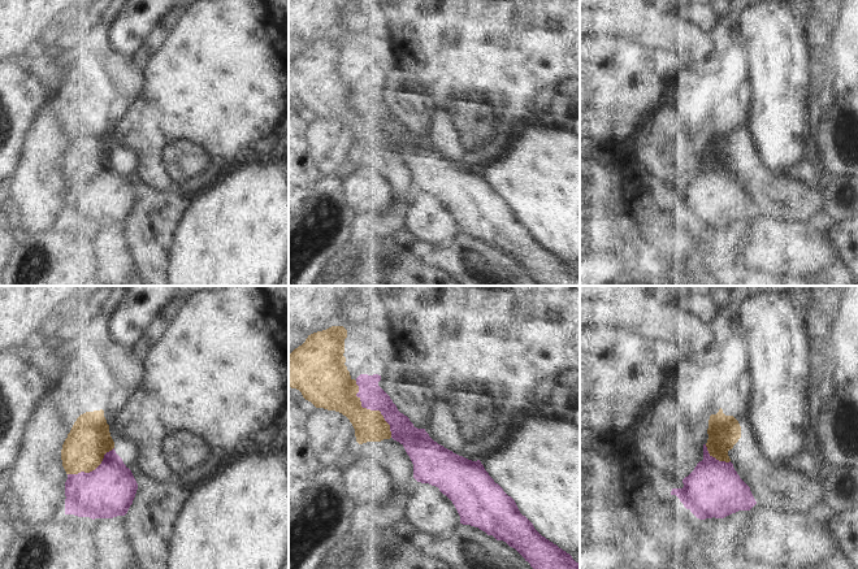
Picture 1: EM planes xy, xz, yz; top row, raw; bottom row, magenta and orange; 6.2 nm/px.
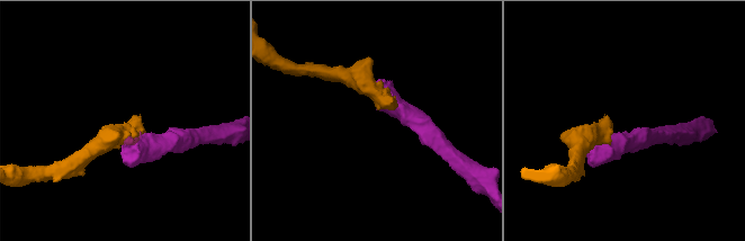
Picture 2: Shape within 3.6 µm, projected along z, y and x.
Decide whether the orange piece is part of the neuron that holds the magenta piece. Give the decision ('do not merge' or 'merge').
do not merge

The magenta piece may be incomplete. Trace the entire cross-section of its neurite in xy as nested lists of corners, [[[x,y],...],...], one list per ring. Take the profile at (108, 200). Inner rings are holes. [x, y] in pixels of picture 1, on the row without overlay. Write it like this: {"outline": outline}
{"outline": [[[114,157],[92,181],[68,183],[65,223],[113,227],[125,225],[133,213],[138,192]]]}

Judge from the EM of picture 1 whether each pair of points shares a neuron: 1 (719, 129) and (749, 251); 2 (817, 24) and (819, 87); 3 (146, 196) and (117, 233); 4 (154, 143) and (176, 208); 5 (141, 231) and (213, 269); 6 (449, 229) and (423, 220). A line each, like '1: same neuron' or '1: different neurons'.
1: different neurons
2: same neuron
3: different neurons
4: different neurons
5: different neurons
6: same neuron

